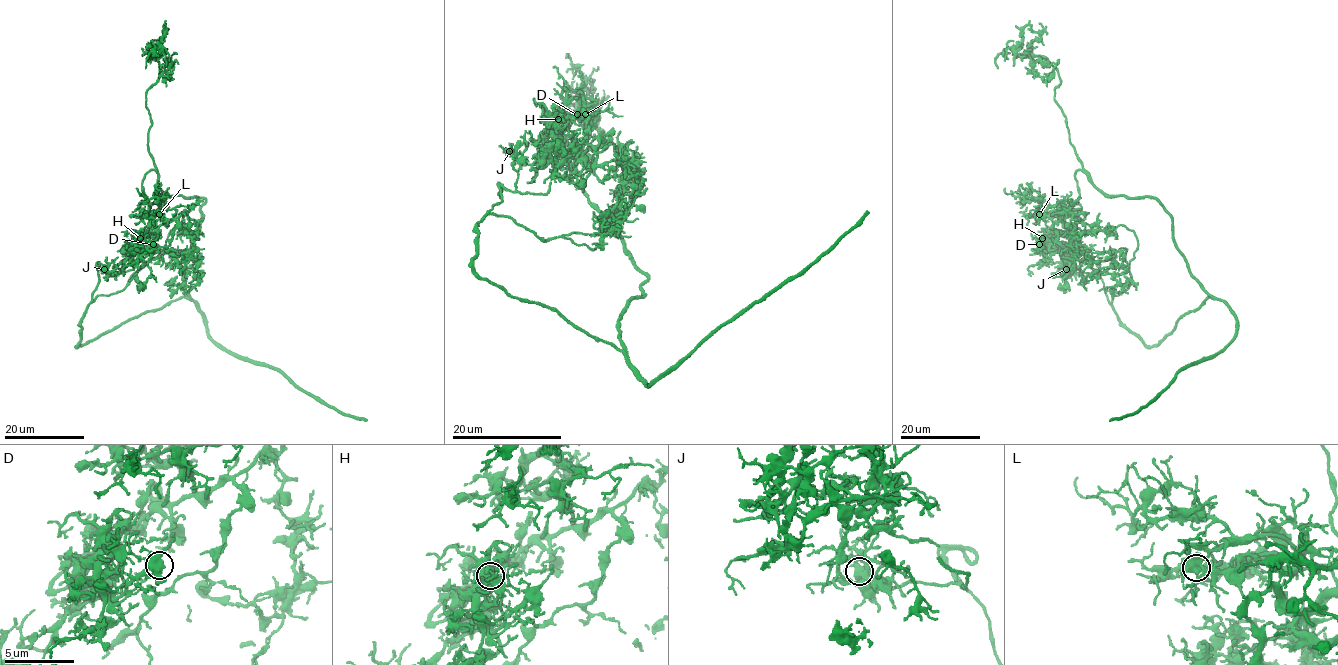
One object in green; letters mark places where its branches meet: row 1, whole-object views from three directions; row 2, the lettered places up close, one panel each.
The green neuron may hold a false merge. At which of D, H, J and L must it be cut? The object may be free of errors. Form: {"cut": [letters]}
{"cut": ["H"]}

